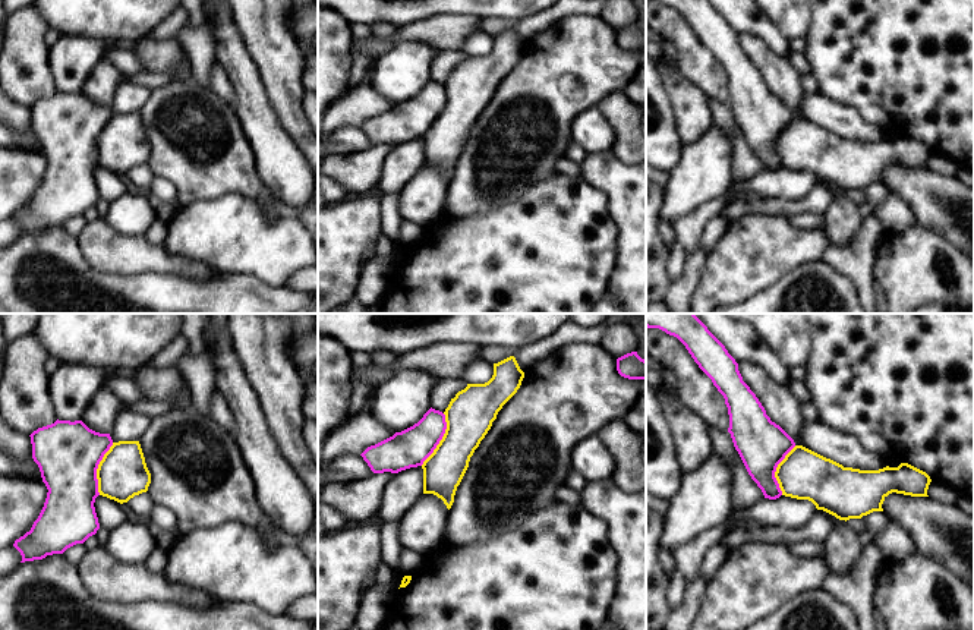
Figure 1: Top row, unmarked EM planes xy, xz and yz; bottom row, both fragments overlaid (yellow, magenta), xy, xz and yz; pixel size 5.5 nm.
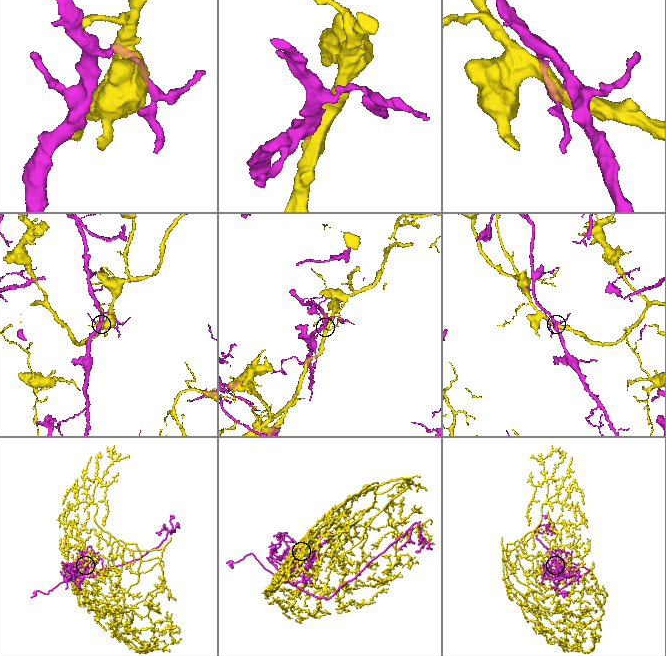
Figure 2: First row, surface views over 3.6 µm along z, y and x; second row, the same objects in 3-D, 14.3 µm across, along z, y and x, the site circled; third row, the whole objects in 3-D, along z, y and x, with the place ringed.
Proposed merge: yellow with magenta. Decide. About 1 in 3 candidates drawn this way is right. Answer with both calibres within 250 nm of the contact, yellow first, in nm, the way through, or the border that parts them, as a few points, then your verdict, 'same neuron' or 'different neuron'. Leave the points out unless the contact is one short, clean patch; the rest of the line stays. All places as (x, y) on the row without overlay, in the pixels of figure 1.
280 nm thick on the yellow side, 360 nm on the other; different neuron

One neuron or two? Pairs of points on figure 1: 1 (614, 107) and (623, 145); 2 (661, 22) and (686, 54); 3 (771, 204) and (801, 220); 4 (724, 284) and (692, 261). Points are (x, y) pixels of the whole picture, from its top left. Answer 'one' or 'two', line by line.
1: one
2: one
3: two
4: two

